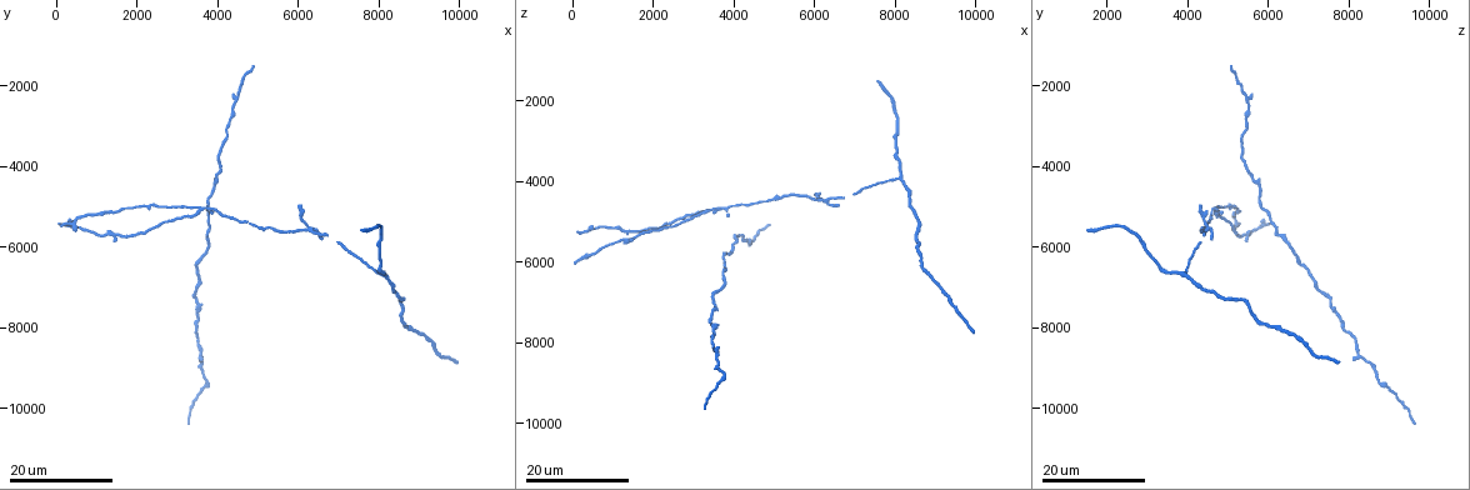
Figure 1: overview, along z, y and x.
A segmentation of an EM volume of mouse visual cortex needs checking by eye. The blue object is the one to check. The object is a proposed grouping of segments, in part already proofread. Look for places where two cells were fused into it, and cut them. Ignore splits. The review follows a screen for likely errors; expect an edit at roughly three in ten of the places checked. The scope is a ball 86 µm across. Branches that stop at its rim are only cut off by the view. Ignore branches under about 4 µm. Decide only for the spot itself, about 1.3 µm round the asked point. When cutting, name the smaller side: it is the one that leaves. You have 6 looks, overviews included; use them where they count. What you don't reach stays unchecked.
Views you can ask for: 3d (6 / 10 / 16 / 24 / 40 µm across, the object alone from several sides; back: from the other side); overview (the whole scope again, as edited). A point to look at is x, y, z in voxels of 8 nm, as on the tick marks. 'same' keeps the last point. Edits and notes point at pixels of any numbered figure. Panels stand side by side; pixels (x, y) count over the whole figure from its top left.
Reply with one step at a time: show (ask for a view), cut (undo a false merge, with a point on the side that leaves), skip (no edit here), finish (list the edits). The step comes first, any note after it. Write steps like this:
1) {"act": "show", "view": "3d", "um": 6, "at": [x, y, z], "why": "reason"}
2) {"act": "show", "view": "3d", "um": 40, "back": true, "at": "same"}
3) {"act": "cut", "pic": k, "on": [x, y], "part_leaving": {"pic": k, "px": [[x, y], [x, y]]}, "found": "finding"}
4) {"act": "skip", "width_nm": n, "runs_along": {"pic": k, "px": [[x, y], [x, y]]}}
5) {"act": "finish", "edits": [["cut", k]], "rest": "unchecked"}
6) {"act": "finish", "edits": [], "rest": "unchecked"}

{"act": "show", "view": "3d", "um": 24, "at": [3550, 5100, 4700], "why": "four arms meet"}

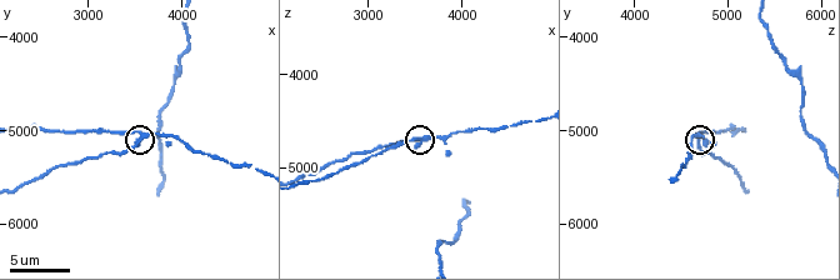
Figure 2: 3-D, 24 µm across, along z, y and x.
{"act": "show", "view": "3d", "um": 10, "at": [3600, 5050, 4700]}

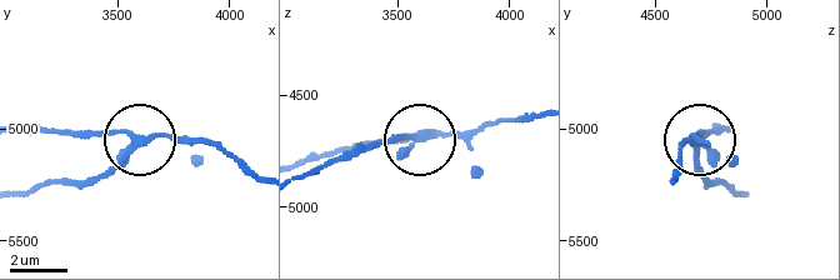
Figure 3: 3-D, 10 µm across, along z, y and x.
{"act": "show", "view": "3d", "um": 10, "back": true, "at": [3570, 5050, 4690]}

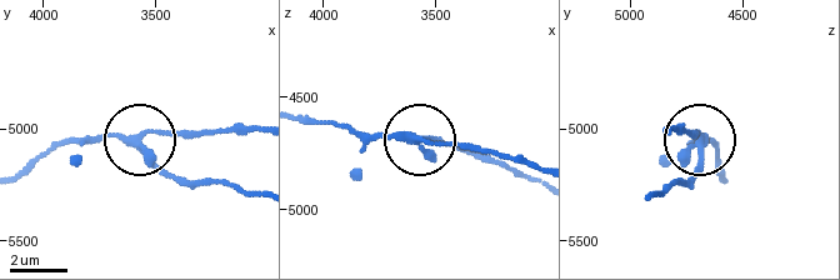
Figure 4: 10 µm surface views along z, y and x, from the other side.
{"act": "cut", "pic": 4, "on": [166, 178], "width_nm": 230, "part_leaving": {"pic": 4, "px": [[425, 135], [488, 154], [538, 180]]}, "found": "a second cell is stuck on"}

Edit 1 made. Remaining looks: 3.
{"act": "show", "view": "overview"}

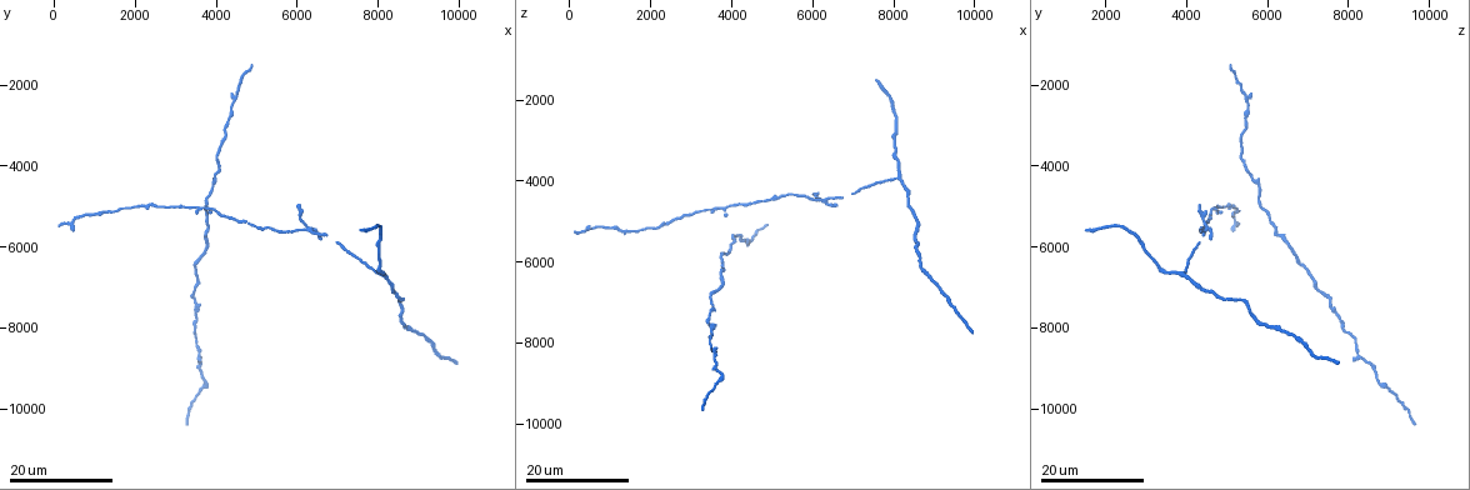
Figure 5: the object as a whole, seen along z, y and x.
{"act": "show", "view": "3d", "um": 16, "at": [3750, 5000, 5850]}

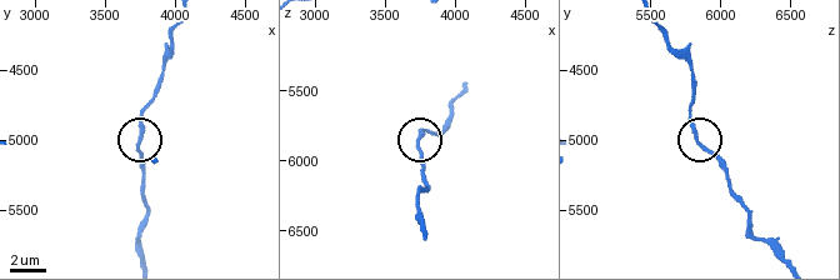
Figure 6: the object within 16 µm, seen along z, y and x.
{"act": "show", "view": "3d", "um": 10, "at": [3740, 4940, 5820]}

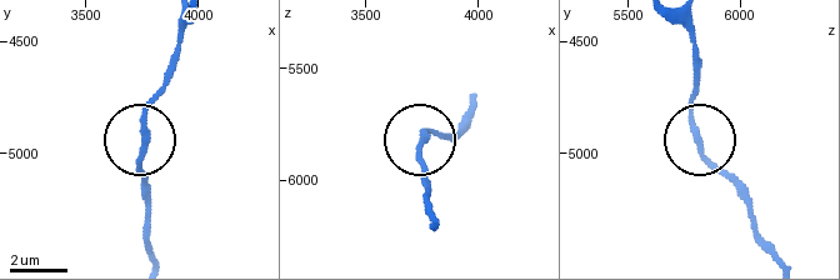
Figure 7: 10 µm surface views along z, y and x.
{"act": "skip", "found": "all the same cell"}

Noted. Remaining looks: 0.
{"act": "finish", "edits": [["cut", 4]], "rest": "unchecked"}

